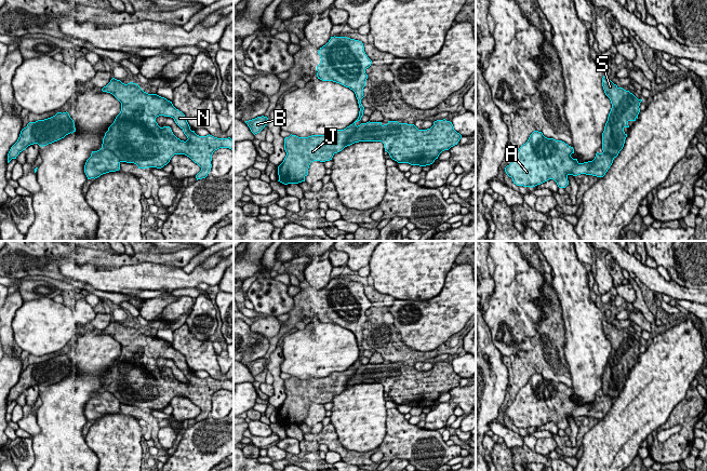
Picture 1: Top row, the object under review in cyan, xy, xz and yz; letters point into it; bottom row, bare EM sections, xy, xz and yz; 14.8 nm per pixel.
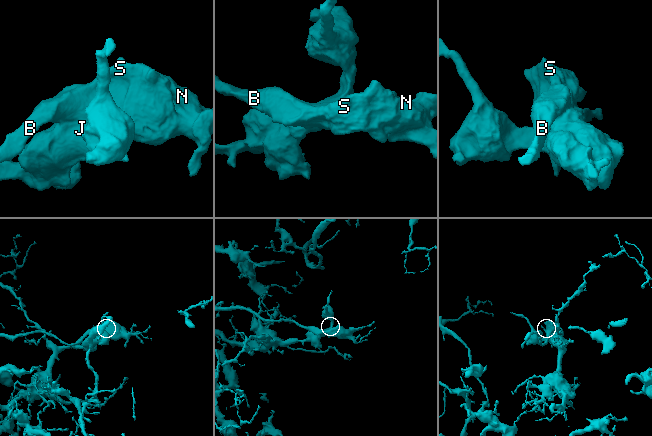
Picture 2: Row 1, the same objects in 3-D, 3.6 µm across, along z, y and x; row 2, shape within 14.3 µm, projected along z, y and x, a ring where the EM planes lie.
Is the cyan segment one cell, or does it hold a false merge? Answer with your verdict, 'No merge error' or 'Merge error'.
Merge error

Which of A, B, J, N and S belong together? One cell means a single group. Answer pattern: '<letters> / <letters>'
A J / B N S

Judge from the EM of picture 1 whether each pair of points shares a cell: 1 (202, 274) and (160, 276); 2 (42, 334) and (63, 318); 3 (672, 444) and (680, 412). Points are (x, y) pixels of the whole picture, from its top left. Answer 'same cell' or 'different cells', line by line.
1: same cell
2: same cell
3: same cell

